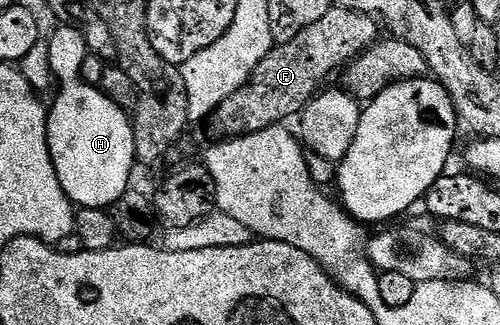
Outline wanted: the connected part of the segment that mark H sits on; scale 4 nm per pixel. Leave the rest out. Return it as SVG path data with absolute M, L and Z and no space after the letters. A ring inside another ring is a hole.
M67 26L68 28L60 28L53 36L47 37L48 49L50 50L50 70L53 77L61 84L64 89L56 96L56 101L50 104L48 108L48 145L50 146L50 154L52 155L52 161L54 162L54 170L58 174L58 182L62 182L62 190L66 190L66 194L72 199L73 205L82 208L102 208L105 210L111 209L112 204L118 198L122 198L124 192L129 191L130 185L128 184L132 180L132 167L137 167L138 161L136 158L136 143L134 142L134 130L132 129L132 122L129 113L126 113L114 103L105 92L101 92L99 87L81 86L82 79L80 77L80 71L82 70L82 62L85 61L86 56L89 54L88 47L86 46L86 38L83 31L75 26Z

